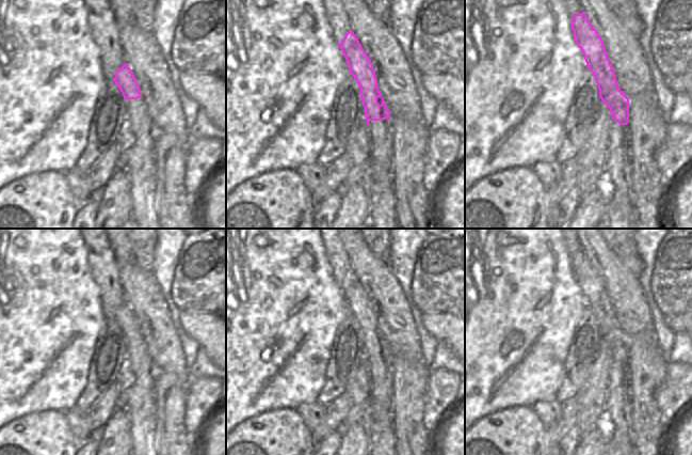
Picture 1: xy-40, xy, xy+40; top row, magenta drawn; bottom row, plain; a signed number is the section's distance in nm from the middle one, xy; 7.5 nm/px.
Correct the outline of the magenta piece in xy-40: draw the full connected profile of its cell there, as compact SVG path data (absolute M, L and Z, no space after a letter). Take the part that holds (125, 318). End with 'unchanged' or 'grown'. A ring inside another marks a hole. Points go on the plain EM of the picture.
M126 302L117 309L113 320L119 327L124 339L138 339L142 336L139 323Z | unchanged

